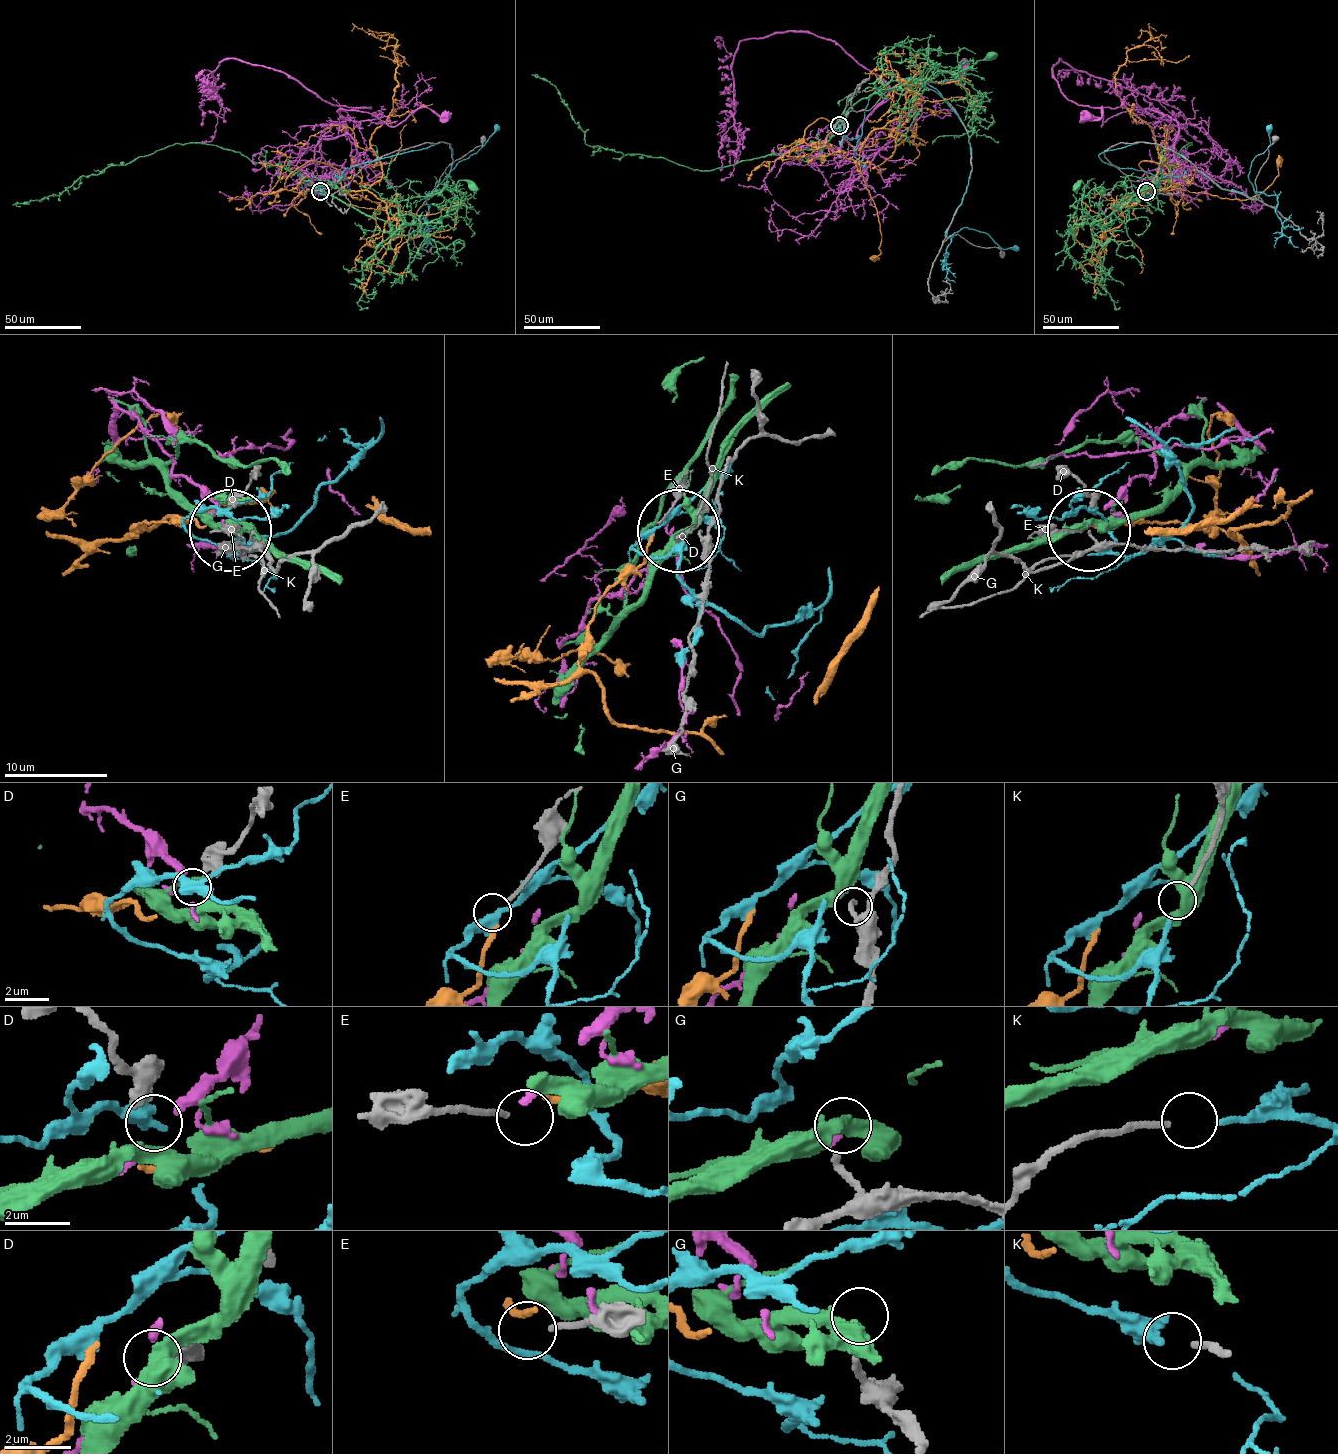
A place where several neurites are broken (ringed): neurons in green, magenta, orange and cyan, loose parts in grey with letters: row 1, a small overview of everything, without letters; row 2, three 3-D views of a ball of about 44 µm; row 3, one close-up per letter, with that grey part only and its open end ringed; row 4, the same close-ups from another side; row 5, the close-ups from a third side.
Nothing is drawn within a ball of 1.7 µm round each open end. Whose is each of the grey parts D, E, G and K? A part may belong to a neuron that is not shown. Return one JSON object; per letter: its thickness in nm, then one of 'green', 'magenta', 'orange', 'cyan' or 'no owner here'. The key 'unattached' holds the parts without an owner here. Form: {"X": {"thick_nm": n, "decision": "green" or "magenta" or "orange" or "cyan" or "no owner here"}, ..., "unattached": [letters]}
{"D": {"thick_nm": 500, "decision": "no owner here"}, "E": {"thick_nm": 150, "decision": "no owner here"}, "G": {"thick_nm": 200, "decision": "no owner here"}, "K": {"thick_nm": 170, "decision": "cyan"}, "unattached": ["D", "E", "G"]}

